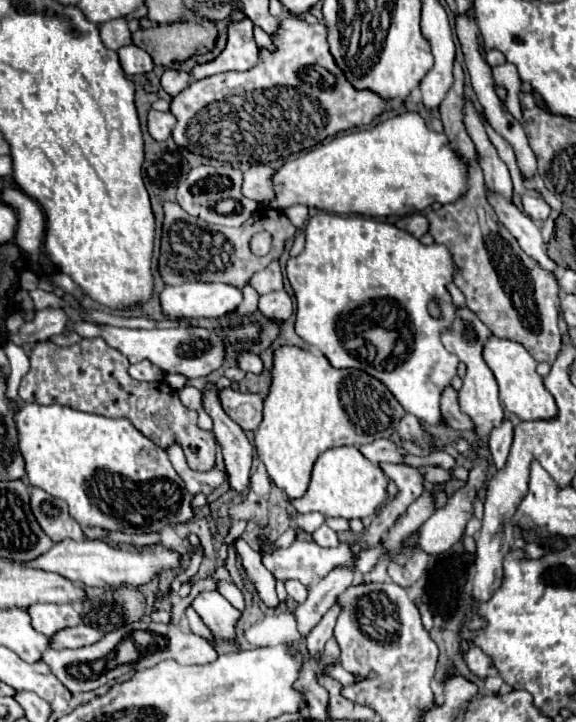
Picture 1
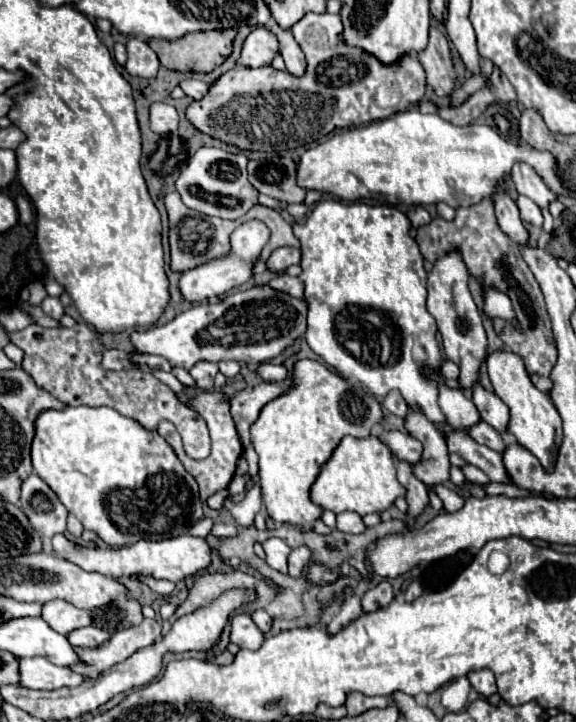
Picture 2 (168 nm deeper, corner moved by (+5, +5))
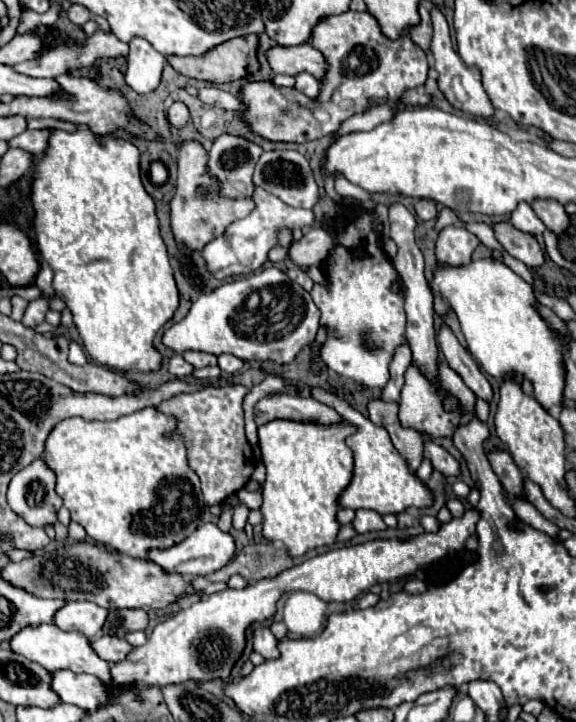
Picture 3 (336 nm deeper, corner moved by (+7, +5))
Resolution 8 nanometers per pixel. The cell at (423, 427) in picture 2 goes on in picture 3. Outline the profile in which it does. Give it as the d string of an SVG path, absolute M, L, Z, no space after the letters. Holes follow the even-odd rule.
M410 363L404 377L406 377L406 383L404 383L402 397L400 397L400 421L402 421L404 427L426 433L432 439L436 439L436 437L452 437L454 431L462 423L468 423L468 421L472 421L476 417L476 409L474 409L476 395L464 385L462 377L448 363L438 363L438 373L436 373L434 381L424 377L424 373L420 373L418 365L414 365L414 363ZM446 397L454 397L458 401L458 407L448 411L444 407Z

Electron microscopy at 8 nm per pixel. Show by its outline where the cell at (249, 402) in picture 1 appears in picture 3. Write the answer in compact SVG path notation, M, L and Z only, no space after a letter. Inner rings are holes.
M276 395L264 397L254 407L256 423L264 425L274 419L288 419L288 421L312 421L320 425L334 425L340 423L342 417L328 405L302 395Z

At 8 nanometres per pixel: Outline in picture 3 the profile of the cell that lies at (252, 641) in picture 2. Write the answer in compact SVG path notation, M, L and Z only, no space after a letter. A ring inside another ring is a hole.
M260 627L254 631L254 651L258 651L266 659L280 657L278 651L278 639L270 633L268 627Z

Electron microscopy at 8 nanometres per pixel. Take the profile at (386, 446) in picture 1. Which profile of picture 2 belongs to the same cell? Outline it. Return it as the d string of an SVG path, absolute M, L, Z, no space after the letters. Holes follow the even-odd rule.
M382 431L376 437L390 449L394 461L410 461L410 463L418 463L420 461L422 443L418 439L414 439L414 437L410 437L410 433Z

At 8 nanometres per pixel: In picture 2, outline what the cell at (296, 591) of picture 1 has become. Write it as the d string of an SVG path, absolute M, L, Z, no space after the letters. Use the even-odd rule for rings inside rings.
M270 537L262 543L264 551L266 551L266 563L280 571L280 573L288 573L288 565L286 565L286 559L288 559L288 553L290 553L290 547L278 539L278 537Z

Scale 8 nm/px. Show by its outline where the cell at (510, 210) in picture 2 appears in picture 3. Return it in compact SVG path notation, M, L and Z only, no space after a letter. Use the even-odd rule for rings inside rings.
M508 221L496 223L494 233L496 233L496 239L500 241L500 245L512 257L520 259L528 267L540 267L544 263L544 251L542 251L542 247L538 245L538 241L532 235L514 229Z

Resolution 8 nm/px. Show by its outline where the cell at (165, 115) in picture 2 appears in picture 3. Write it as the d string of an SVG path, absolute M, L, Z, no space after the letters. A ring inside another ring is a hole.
M176 101L170 111L168 111L168 121L174 125L174 127L184 127L188 121L190 121L190 113L188 113L188 107L180 101Z

